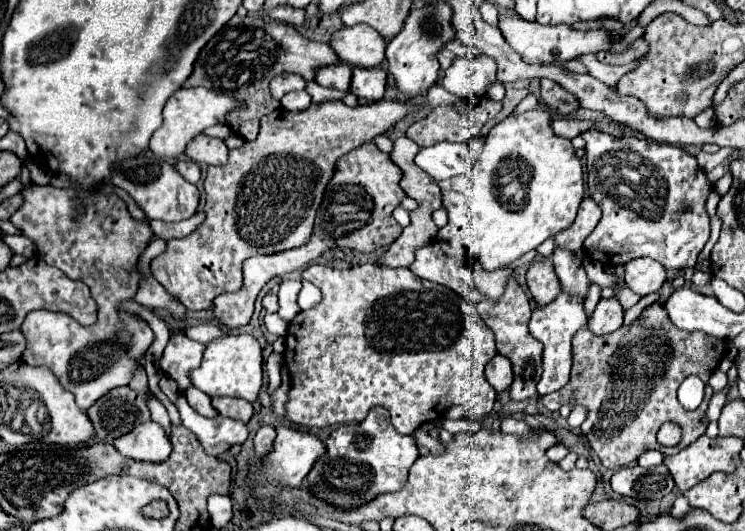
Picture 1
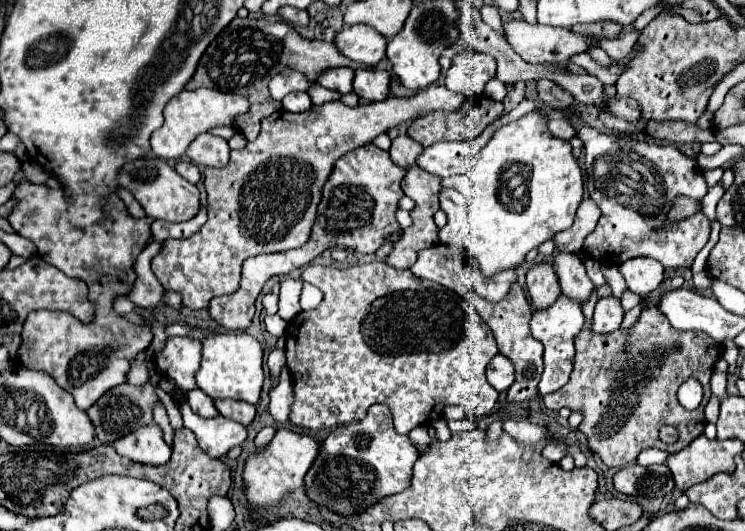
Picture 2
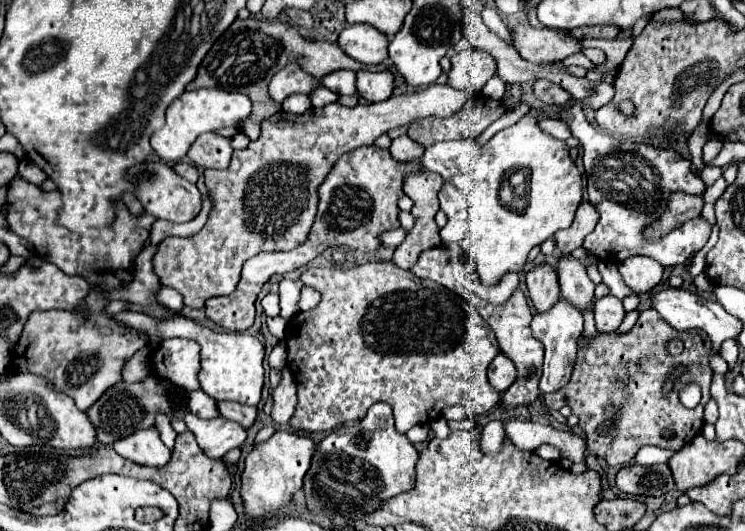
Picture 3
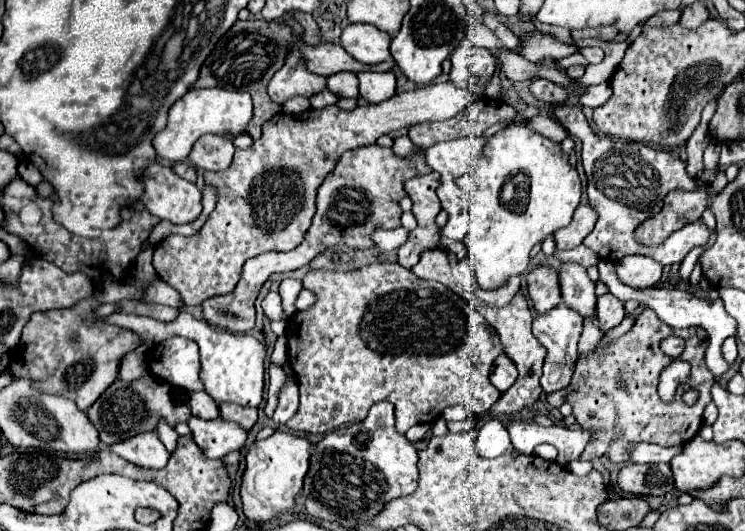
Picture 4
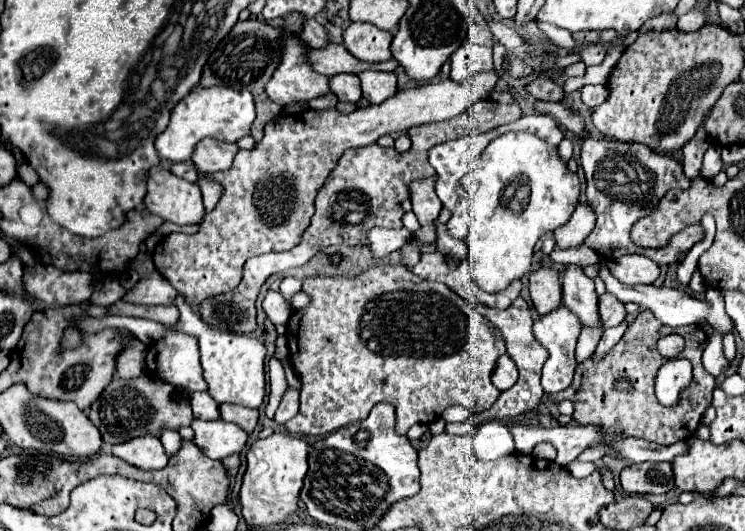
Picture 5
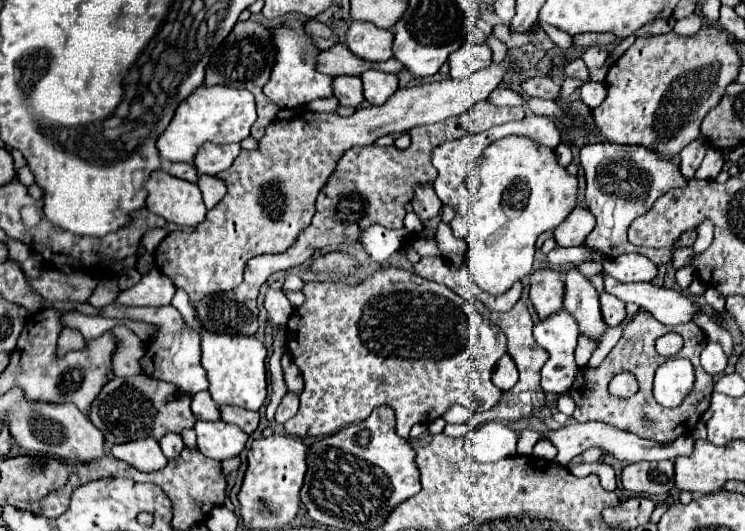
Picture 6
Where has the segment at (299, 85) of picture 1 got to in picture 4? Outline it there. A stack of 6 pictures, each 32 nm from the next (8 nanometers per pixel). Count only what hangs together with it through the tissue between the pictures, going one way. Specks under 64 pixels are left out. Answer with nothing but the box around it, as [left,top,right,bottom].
[268,50,324,104]

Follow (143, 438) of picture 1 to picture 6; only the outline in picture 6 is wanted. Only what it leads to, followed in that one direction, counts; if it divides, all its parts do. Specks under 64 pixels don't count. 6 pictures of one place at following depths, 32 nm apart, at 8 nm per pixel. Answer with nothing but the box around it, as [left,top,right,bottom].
[112,438,168,472]

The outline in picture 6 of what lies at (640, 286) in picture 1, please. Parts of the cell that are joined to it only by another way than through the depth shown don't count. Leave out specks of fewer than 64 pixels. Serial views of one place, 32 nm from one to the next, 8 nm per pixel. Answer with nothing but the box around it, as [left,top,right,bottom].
[604,254,658,282]

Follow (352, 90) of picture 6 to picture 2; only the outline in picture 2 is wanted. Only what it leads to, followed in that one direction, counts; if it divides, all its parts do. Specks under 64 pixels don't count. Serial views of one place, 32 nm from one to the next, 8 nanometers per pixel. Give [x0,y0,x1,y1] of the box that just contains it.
[316,66,354,94]

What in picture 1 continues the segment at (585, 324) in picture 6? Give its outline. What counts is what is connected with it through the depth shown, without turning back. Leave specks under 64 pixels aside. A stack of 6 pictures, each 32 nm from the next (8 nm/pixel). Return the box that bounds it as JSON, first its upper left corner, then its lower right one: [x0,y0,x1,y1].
[552,248,590,296]

